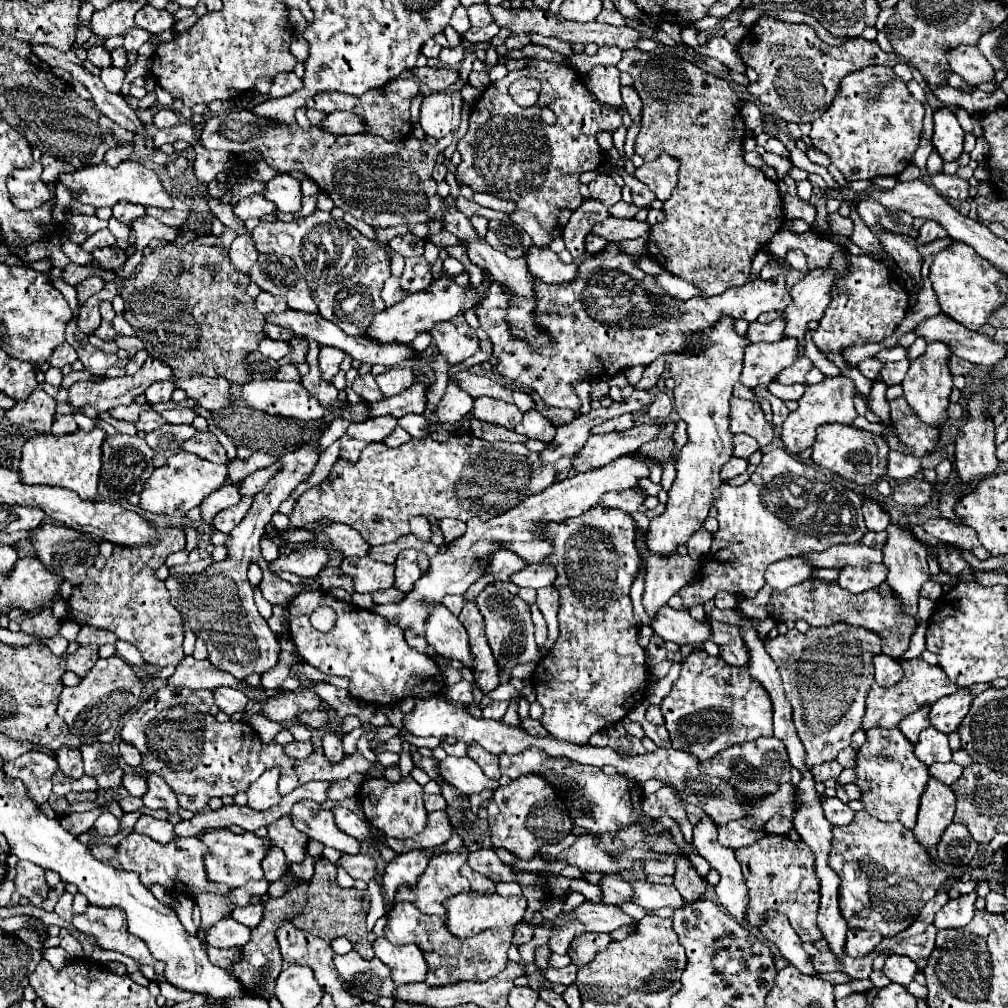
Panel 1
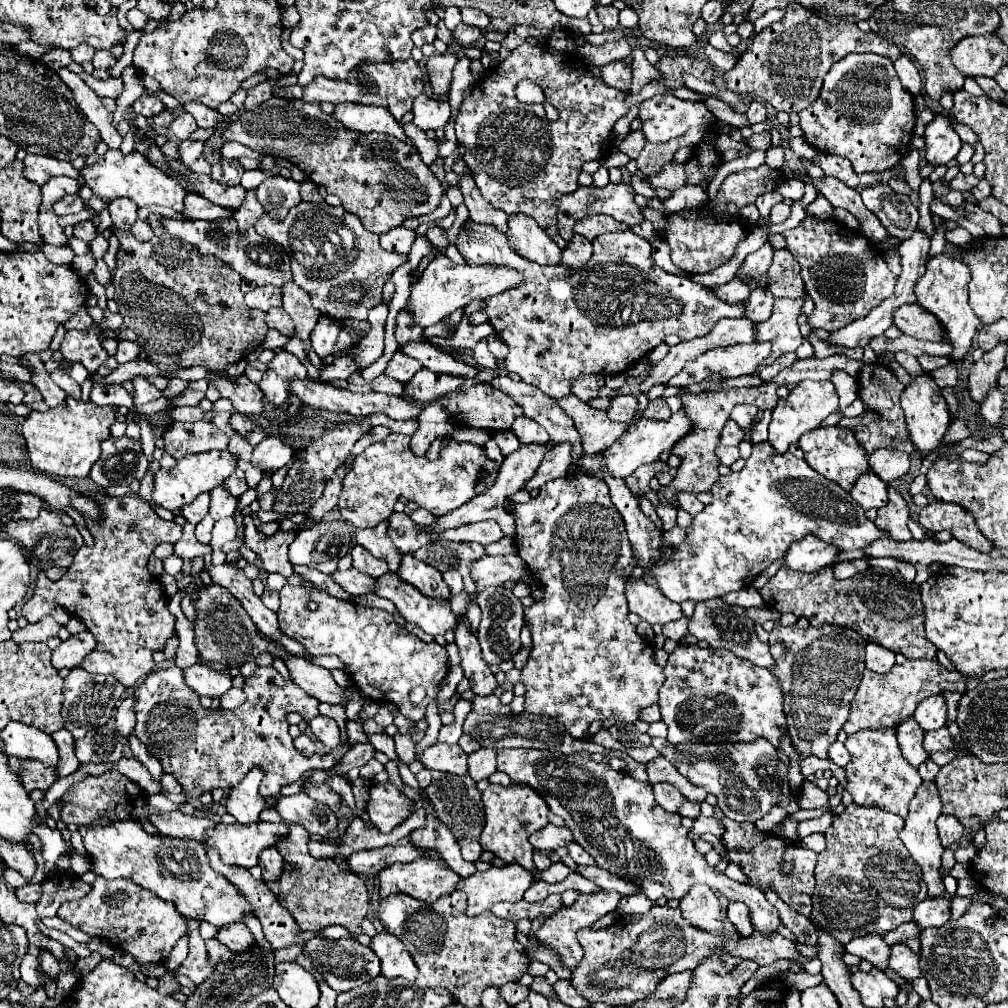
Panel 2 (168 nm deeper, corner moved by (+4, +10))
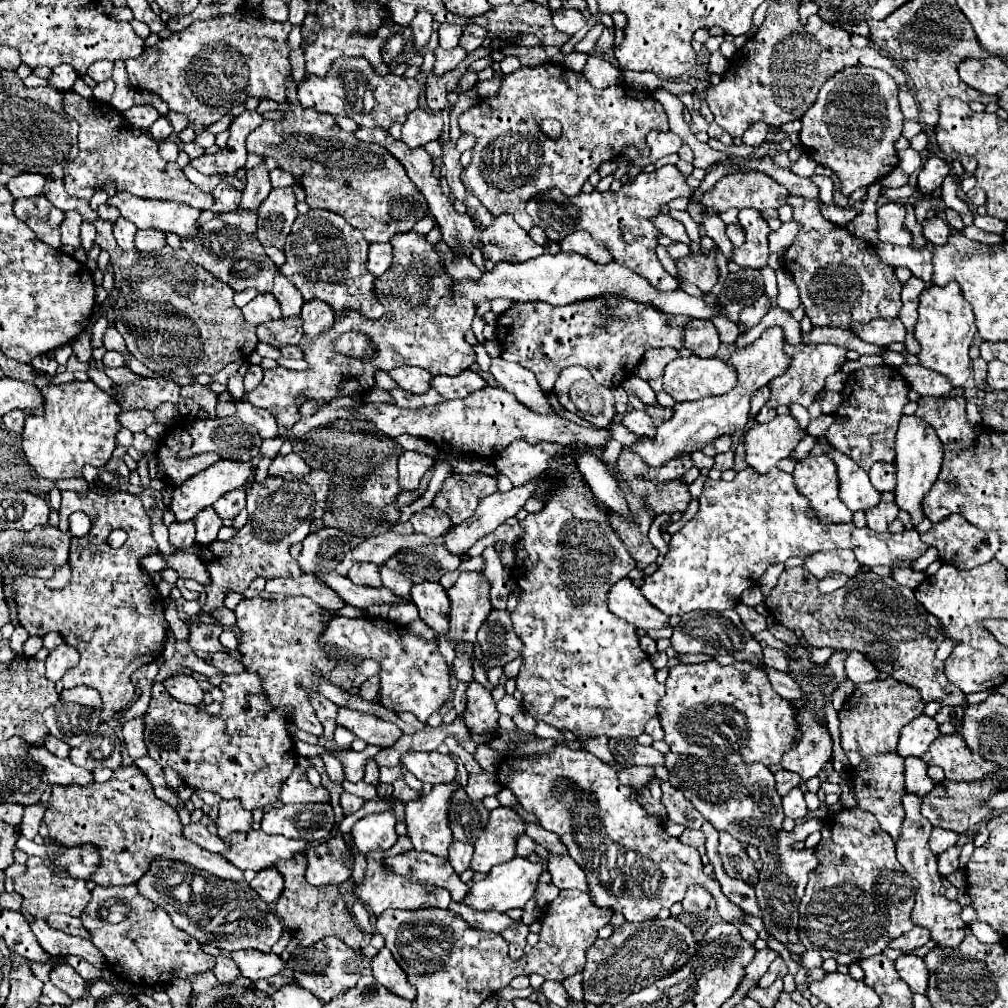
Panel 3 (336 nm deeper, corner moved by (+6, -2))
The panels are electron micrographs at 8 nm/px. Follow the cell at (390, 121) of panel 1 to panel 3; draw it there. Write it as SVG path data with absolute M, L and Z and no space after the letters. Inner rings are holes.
M340 57L332 63L326 77L310 75L298 85L298 101L304 107L312 107L316 111L330 115L344 115L354 119L362 127L380 127L380 129L388 129L392 123L404 123L406 115L418 107L418 95L420 95L420 85L416 79L406 81L404 77L396 77L396 75L378 75L374 69L370 69L370 61L364 57Z

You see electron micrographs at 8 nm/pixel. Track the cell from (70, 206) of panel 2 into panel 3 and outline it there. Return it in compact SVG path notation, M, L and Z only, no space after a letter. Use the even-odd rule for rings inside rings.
M44 195L30 199L14 201L14 215L24 221L40 241L48 243L54 249L60 249L60 223L64 221L64 213L56 209Z

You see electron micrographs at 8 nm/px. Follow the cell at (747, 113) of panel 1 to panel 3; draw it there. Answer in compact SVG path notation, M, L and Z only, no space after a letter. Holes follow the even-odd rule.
M756 123L756 125L752 125L752 127L744 133L742 141L744 141L746 145L758 147L758 145L762 145L762 143L768 139L768 133L770 133L770 127L768 127L768 125L764 125L764 123Z

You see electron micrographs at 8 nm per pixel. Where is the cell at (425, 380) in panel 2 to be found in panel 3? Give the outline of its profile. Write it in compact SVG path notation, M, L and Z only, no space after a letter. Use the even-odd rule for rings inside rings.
M464 369L460 375L456 377L448 377L448 375L440 375L432 379L432 387L444 397L444 399L456 399L456 397L468 397L470 393L486 387L486 381L470 371Z

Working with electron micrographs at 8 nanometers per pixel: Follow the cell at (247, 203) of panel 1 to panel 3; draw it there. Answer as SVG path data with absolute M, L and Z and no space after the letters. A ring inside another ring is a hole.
M66 91L62 95L64 111L80 123L78 133L78 157L64 167L64 187L68 195L90 199L94 191L106 189L108 181L114 181L114 191L128 191L136 197L144 199L160 199L160 201L182 201L192 205L194 209L210 209L214 199L210 193L200 193L182 173L176 163L168 163L158 153L158 143L142 133L134 135L126 117L118 113L108 103L100 103L96 99L84 99L74 91Z

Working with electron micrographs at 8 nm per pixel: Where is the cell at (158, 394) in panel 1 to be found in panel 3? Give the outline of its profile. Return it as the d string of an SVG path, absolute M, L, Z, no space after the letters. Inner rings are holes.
M134 409L134 411L122 411L118 415L118 421L132 433L144 433L144 429L154 423L154 415L148 413L146 409Z

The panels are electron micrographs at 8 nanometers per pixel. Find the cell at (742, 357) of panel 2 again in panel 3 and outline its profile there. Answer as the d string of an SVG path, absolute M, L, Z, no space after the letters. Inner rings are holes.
M690 355L688 359L674 359L664 369L664 391L674 401L698 401L710 395L724 395L728 393L736 383L736 373L728 369L728 365L720 359L702 359L696 355Z

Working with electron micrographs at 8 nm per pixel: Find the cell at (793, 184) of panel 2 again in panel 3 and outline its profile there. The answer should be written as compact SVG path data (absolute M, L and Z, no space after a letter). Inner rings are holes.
M790 195L788 205L794 211L794 221L802 225L798 235L794 237L792 245L788 247L784 255L784 267L792 273L798 289L800 289L800 301L804 303L804 311L810 317L814 327L842 327L848 329L848 321L872 321L876 317L882 319L896 319L902 307L900 291L902 283L896 279L894 269L880 261L876 255L876 249L854 237L846 227L840 227L836 223L830 223L820 213L818 199L806 199L800 195Z

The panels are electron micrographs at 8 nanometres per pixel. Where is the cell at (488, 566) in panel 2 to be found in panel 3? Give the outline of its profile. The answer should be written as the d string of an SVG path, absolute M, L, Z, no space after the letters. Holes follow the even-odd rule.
M466 571L458 577L458 581L446 591L452 611L450 611L450 631L448 637L456 645L460 639L472 641L475 645L477 660L484 660L484 655L476 642L476 633L484 619L484 603L488 603L488 581L484 573Z

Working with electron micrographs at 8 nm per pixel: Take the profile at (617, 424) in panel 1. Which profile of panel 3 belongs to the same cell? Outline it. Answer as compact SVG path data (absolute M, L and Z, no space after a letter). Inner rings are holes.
M628 411L624 415L624 421L622 421L624 427L628 427L632 433L636 433L638 437L646 437L646 439L652 439L654 433L656 433L656 425L652 421L652 417L646 413L646 411Z

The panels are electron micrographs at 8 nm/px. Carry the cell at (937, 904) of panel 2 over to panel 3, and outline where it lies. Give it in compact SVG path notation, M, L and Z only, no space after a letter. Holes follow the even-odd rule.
M914 927L914 929L910 929L908 933L904 933L902 937L892 939L892 941L888 943L888 947L892 947L892 949L900 949L900 951L914 951L914 949L922 947L926 941L930 941L928 931L926 931L926 929L918 929L918 927Z

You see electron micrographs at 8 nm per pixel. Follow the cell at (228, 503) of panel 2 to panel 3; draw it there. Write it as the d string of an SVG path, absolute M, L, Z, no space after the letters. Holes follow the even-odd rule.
M208 507L196 515L194 525L196 525L196 543L208 545L208 543L216 541L218 529L222 527L222 521L220 521L220 517L216 517L216 511Z

